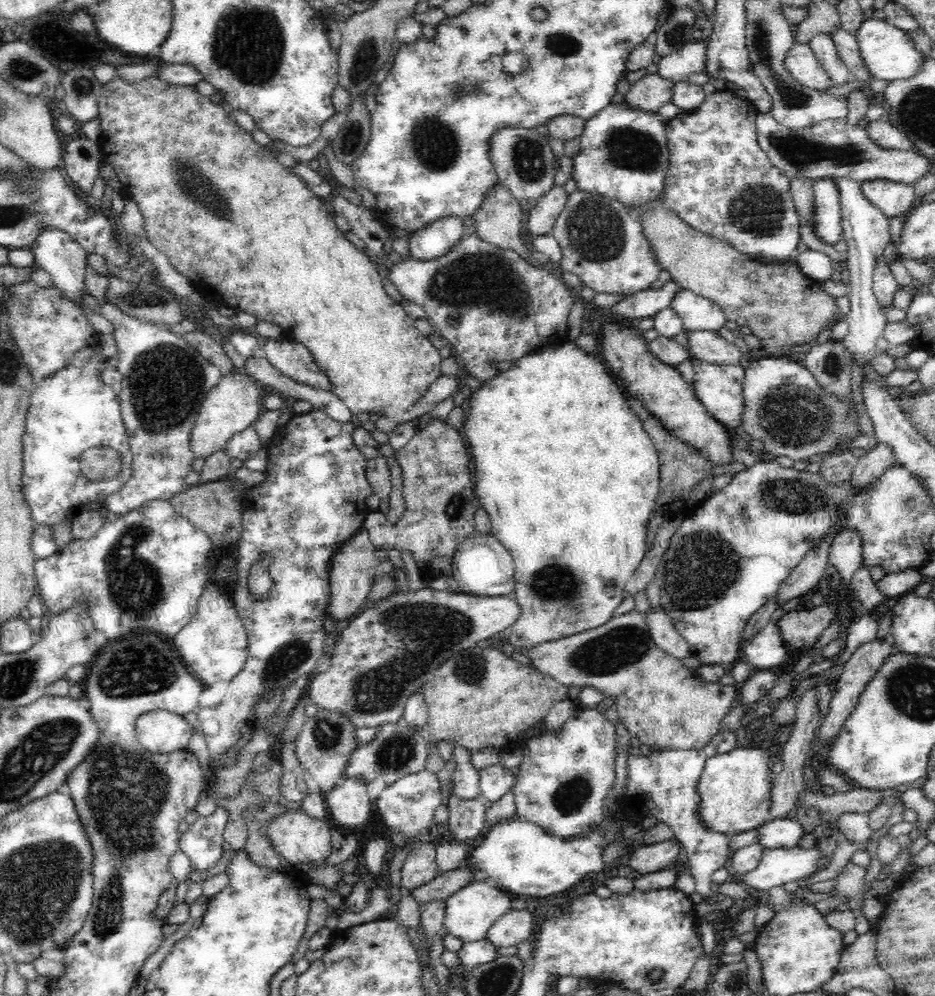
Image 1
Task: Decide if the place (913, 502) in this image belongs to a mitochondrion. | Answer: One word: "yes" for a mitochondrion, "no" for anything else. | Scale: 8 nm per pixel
yes

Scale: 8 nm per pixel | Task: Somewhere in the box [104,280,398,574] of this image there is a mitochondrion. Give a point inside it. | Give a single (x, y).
(166, 384)

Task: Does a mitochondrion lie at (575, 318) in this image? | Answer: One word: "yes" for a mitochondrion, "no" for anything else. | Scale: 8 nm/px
no

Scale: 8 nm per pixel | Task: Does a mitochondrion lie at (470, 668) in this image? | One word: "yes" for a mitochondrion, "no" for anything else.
yes

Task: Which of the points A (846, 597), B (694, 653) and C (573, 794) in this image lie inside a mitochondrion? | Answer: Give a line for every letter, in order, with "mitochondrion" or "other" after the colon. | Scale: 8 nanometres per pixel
A: other
B: other
C: mitochondrion

